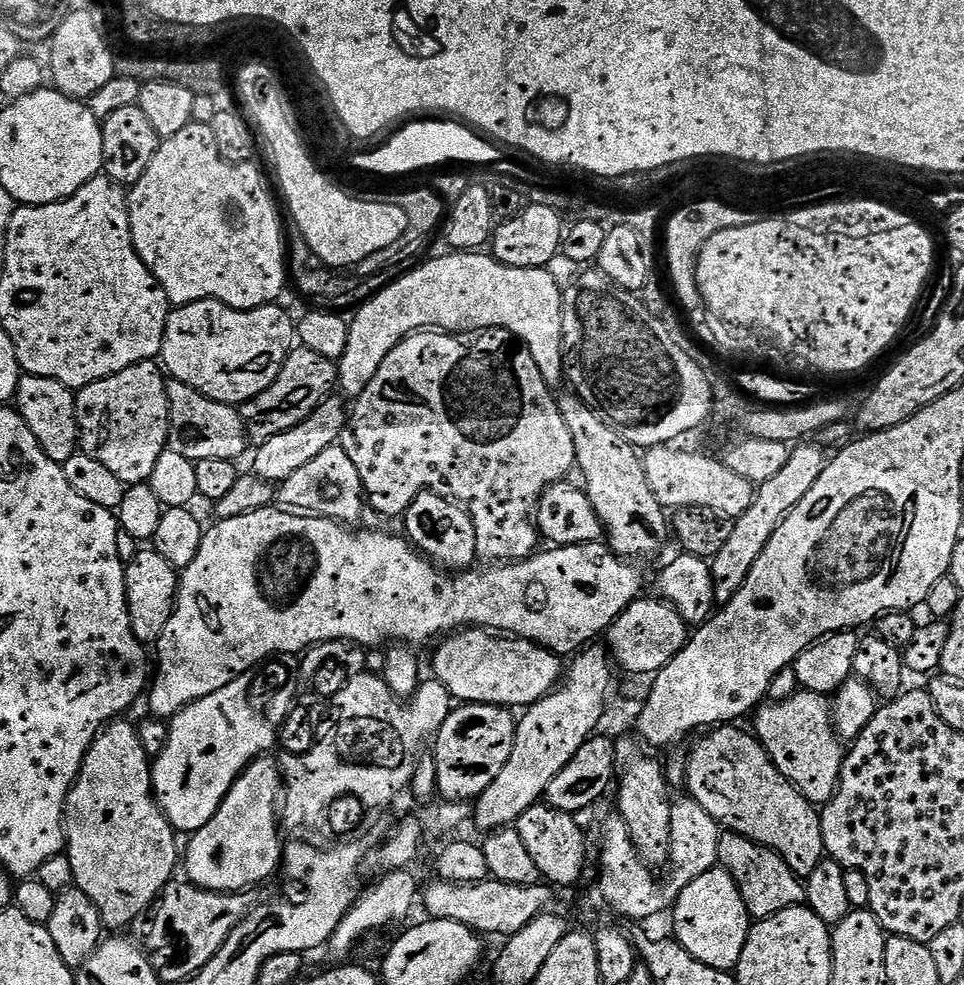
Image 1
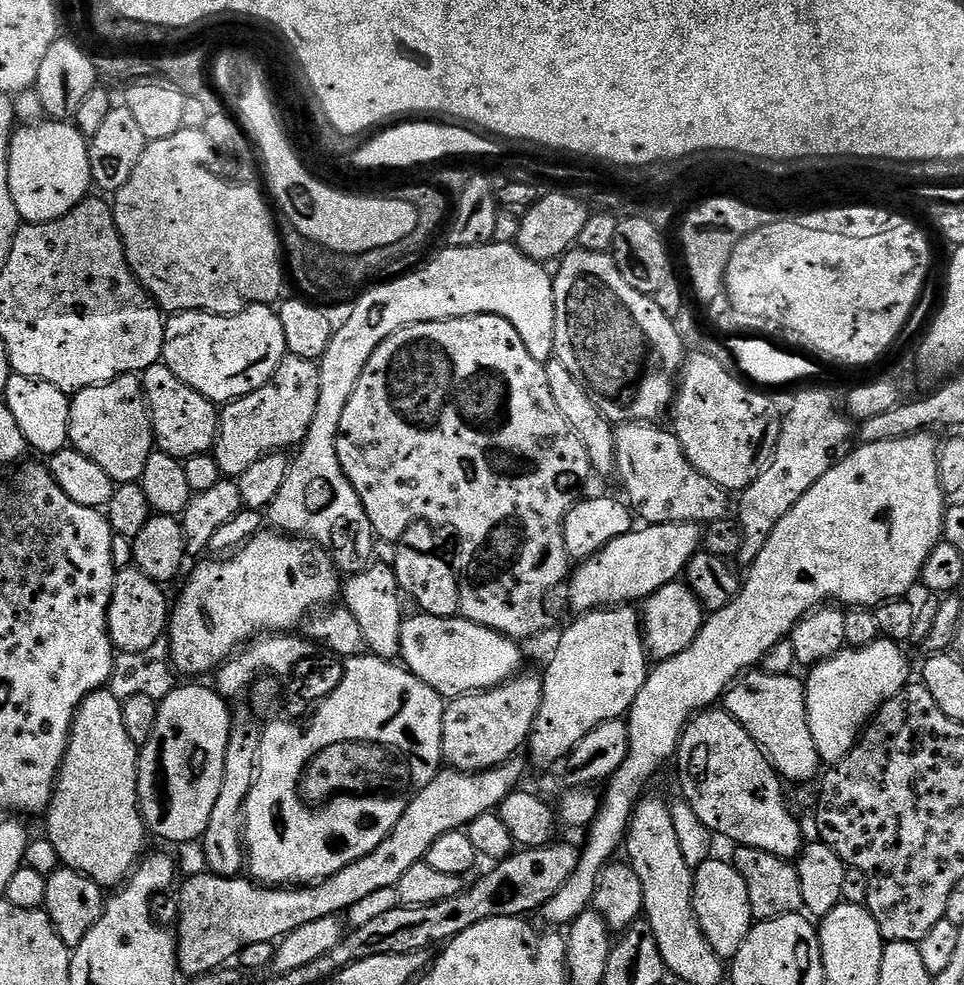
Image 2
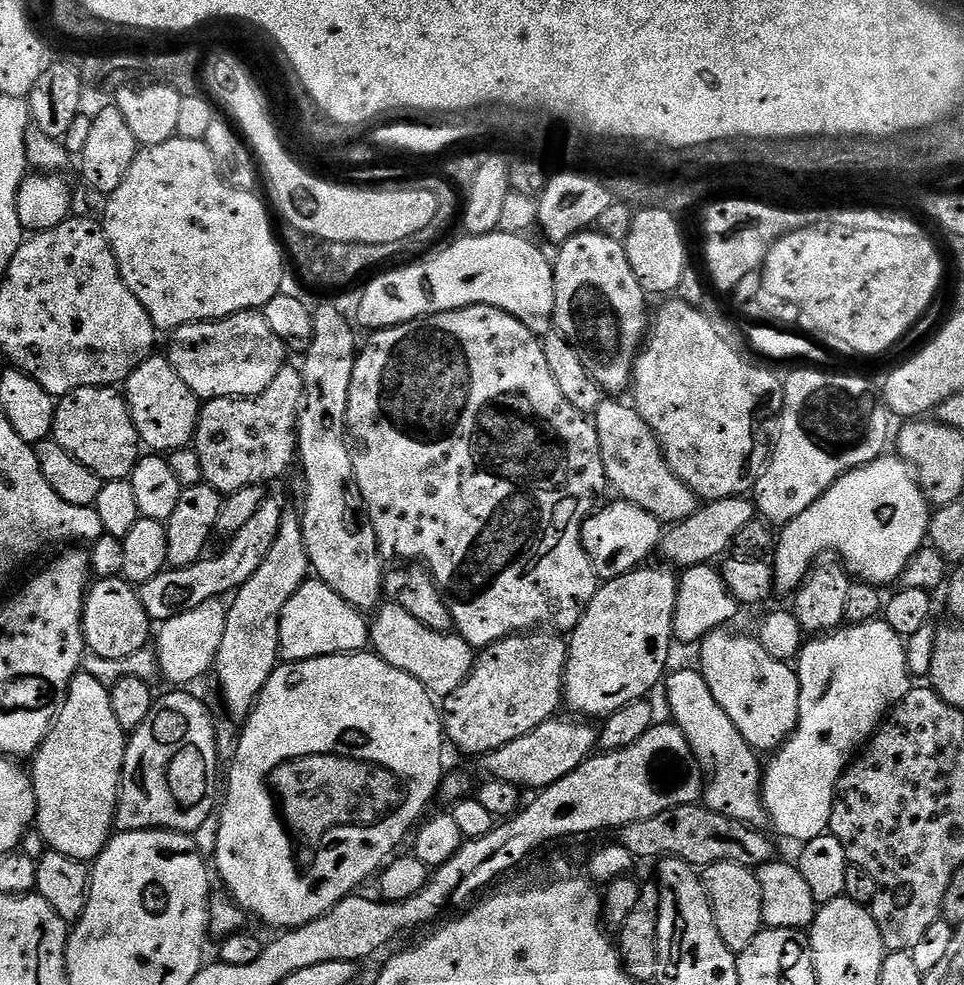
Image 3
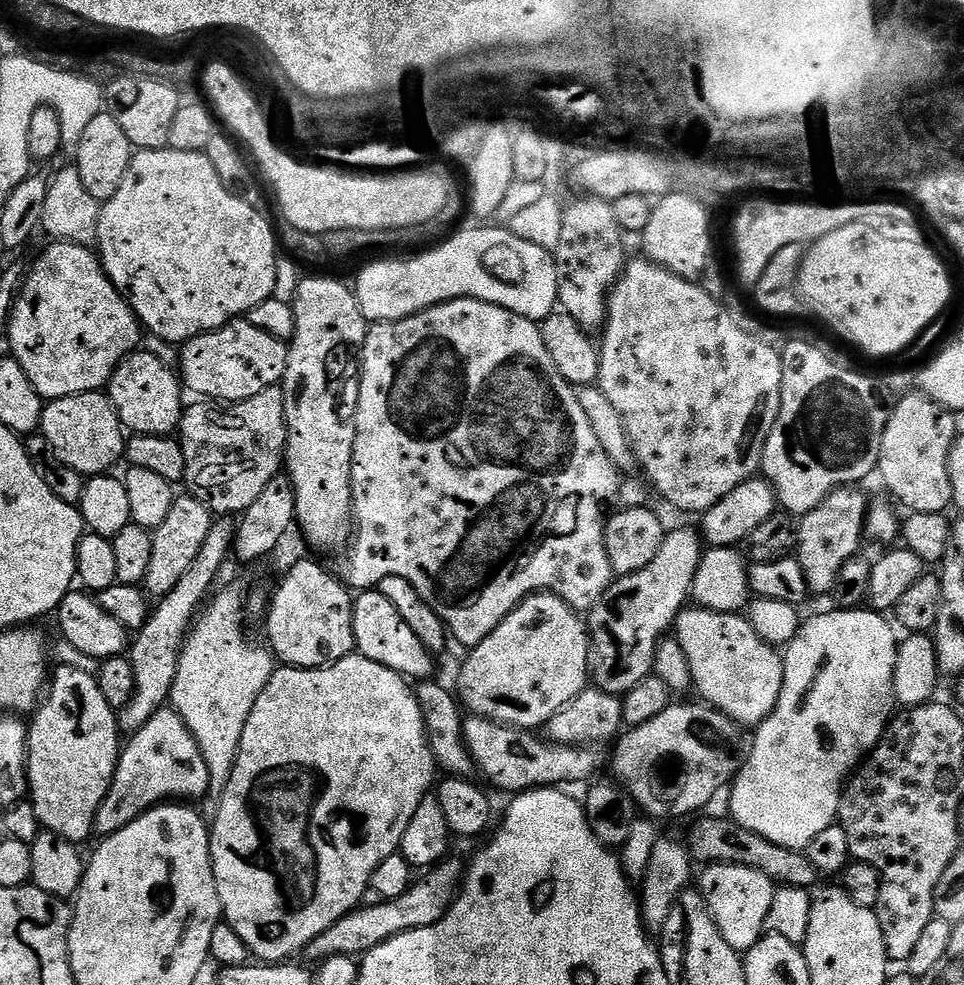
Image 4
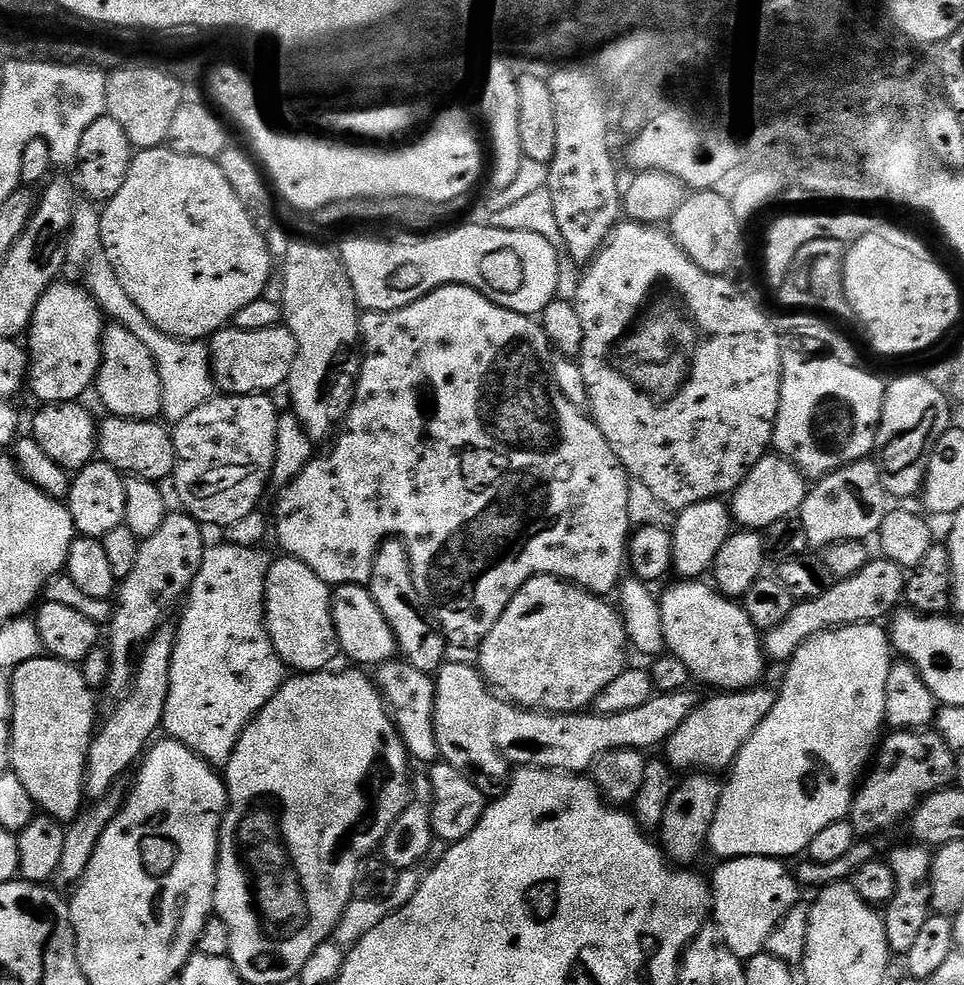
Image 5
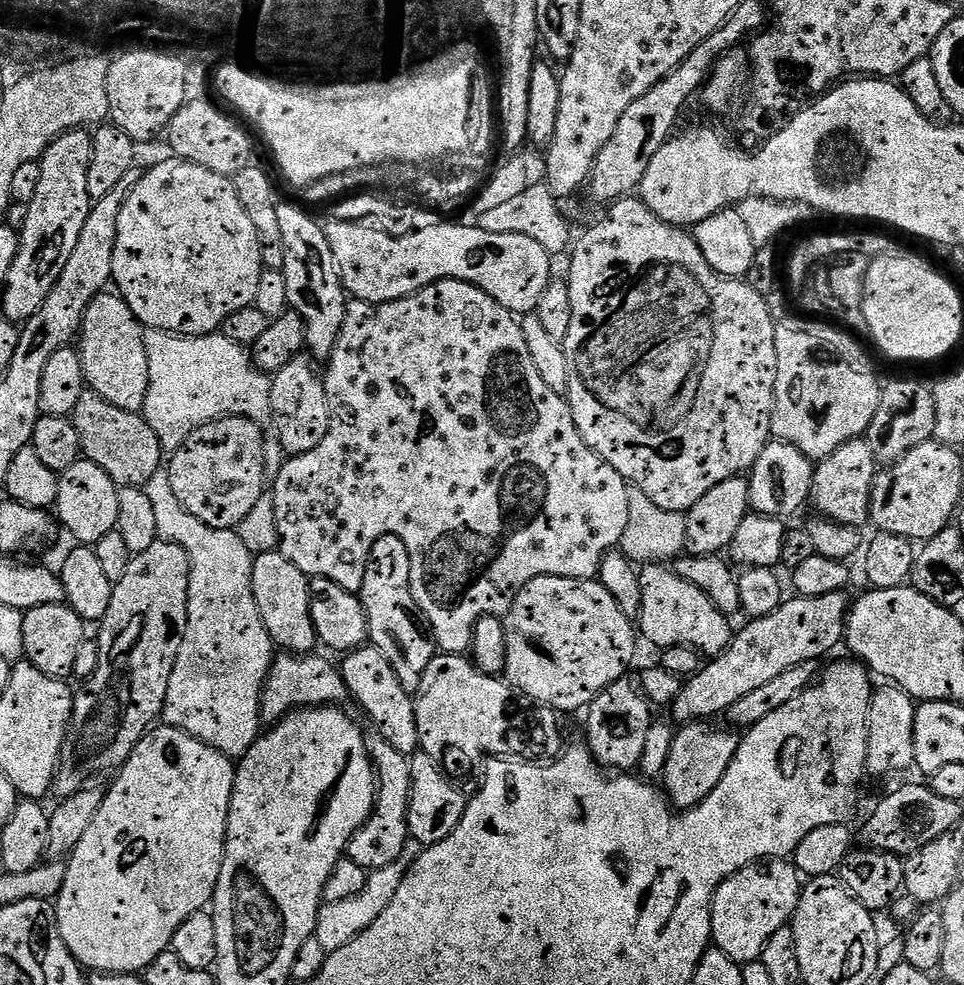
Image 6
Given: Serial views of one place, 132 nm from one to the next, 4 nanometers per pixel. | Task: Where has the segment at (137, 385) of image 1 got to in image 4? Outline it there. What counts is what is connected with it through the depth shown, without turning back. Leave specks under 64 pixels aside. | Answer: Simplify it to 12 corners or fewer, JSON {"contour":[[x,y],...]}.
{"contour":[[103,391],[47,401],[39,435],[85,478],[111,473],[126,429]]}

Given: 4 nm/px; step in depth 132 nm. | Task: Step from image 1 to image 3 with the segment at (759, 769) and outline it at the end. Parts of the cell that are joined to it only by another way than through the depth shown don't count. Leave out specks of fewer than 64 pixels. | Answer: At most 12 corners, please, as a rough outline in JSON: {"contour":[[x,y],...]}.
{"contour":[[695,667],[669,671],[671,719],[704,807],[767,829],[761,757]]}

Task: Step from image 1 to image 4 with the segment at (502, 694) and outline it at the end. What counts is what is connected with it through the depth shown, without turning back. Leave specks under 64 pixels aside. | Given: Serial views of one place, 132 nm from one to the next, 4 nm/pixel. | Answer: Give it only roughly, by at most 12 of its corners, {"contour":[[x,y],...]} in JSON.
{"contour":[[379,590],[352,601],[356,652],[412,682],[433,653]]}

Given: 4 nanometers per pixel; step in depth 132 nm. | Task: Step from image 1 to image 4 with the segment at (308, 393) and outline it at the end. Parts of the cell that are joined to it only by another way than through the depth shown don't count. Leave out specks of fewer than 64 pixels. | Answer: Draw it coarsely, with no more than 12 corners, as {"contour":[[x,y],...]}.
{"contour":[[284,389],[192,403],[183,487],[239,517],[281,475]]}

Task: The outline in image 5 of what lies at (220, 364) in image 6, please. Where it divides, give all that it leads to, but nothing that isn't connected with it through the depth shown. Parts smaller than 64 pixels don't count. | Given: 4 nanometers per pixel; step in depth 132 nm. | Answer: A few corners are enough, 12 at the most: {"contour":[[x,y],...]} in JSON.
{"contour":[[72,210],[67,263],[111,323],[154,358],[162,416],[214,395],[207,343],[166,334],[134,306],[102,246],[100,212]]}

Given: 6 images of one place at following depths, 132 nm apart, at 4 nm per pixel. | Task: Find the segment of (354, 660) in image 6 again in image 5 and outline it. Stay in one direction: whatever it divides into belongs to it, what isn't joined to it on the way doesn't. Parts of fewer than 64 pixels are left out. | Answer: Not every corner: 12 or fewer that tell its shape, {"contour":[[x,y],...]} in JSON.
{"contour":[[387,660],[374,683],[409,757],[440,760],[436,682],[407,660]]}

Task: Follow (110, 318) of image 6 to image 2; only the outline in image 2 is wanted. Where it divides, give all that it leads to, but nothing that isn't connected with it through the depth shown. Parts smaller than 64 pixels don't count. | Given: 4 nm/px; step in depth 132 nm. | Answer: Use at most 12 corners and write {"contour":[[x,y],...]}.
{"contour":[[163,362],[142,374],[154,444],[181,462],[211,453],[217,405]]}

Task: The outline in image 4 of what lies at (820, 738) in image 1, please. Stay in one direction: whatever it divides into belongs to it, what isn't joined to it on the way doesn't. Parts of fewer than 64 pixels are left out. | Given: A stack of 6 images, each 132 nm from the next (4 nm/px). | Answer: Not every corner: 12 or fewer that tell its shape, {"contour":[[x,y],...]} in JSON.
{"contour":[[685,607],[674,639],[703,703],[755,729],[784,662],[735,612]]}

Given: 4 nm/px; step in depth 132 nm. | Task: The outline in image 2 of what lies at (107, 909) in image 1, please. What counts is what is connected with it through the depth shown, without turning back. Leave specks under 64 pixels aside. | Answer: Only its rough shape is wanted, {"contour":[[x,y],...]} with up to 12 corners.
{"contour":[[111,690],[72,719],[46,813],[63,867],[105,890],[150,841],[138,746]]}

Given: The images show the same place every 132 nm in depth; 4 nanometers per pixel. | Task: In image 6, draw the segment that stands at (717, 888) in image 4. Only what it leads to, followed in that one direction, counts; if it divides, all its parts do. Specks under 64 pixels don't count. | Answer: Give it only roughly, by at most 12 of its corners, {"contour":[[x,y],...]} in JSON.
{"contour":[[791,859],[738,870],[712,899],[712,944],[741,966],[796,915]]}

